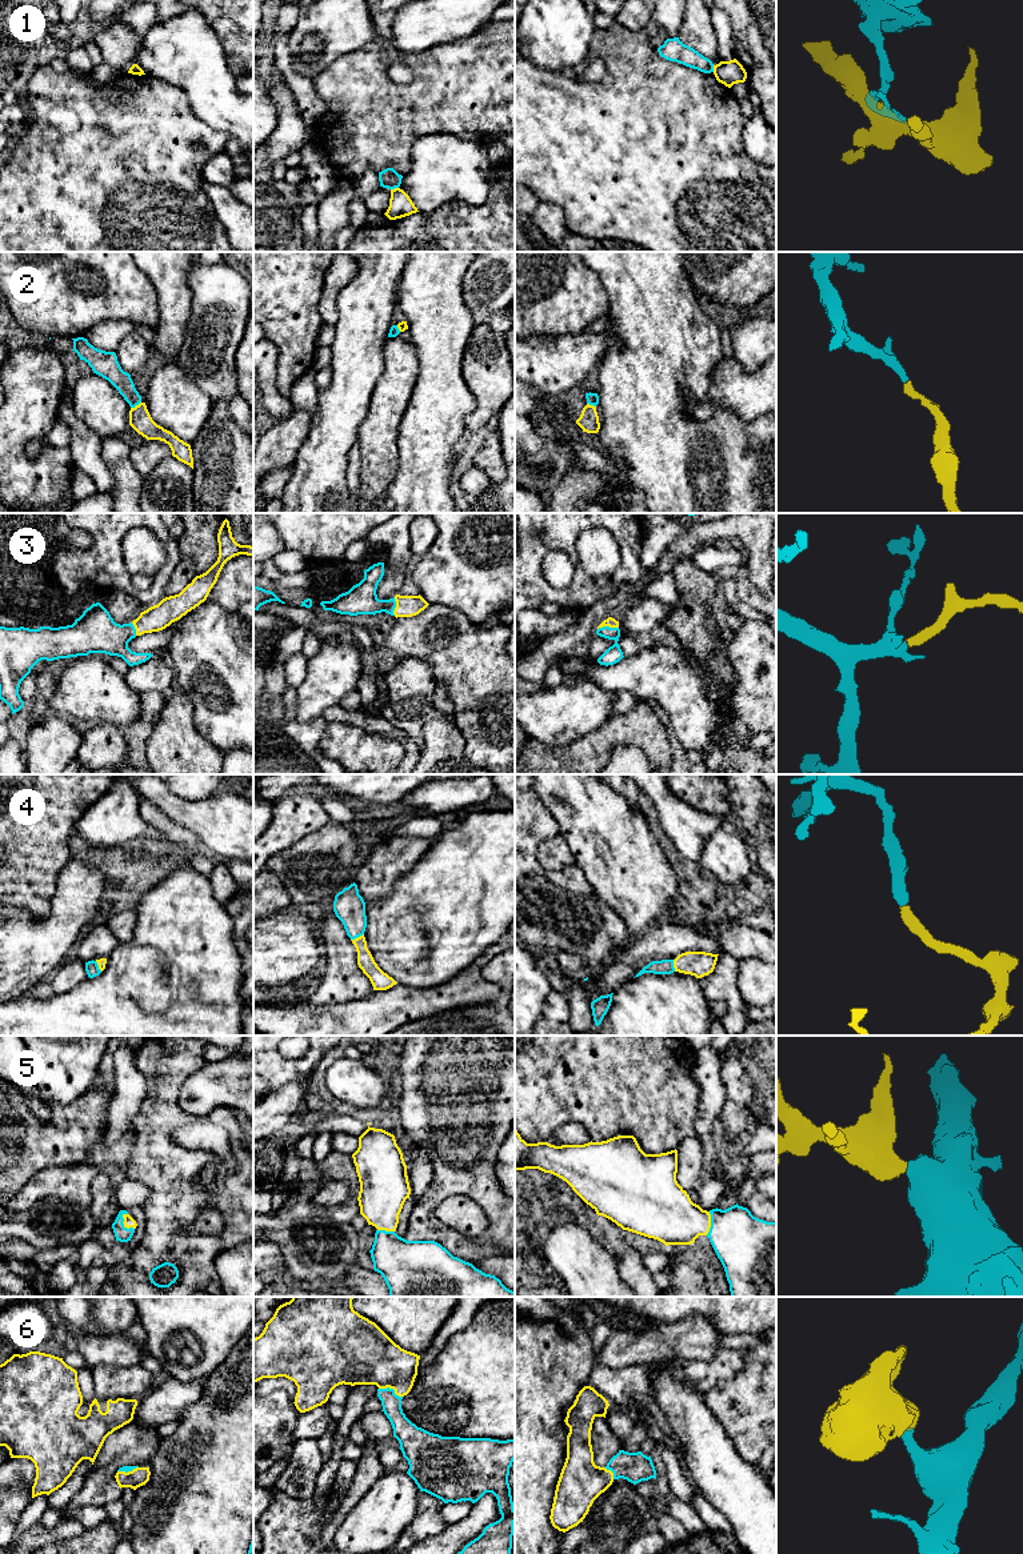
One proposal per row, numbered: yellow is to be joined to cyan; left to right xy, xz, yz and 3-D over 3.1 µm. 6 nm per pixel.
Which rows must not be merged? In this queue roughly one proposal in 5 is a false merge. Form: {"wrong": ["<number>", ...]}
{"wrong": ["1"]}

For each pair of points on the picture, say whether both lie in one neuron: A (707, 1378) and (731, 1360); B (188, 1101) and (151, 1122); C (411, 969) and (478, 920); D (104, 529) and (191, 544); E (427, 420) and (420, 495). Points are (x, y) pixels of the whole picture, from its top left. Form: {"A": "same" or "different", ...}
{"A": "same", "B": "different", "C": "same", "D": "different", "E": "same"}

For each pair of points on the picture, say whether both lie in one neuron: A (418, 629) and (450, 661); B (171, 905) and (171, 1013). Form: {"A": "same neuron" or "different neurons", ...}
{"A": "same neuron", "B": "same neuron"}

